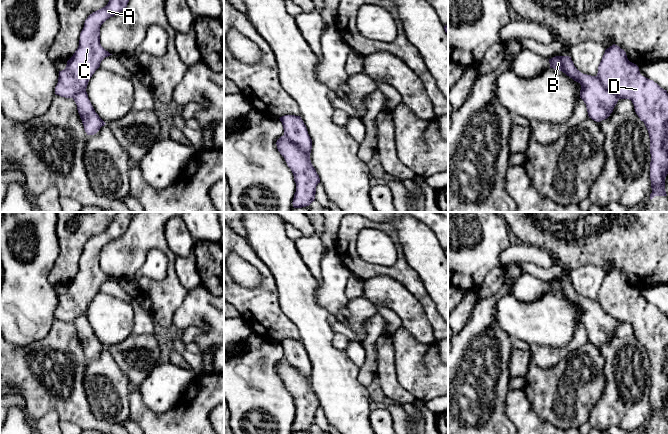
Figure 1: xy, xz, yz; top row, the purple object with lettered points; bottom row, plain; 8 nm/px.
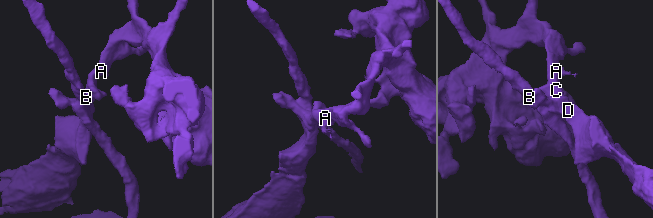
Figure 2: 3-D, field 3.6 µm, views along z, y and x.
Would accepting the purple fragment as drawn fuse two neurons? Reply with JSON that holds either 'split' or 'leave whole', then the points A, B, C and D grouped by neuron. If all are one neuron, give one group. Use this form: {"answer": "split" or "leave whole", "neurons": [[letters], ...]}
{"answer": "split", "neurons": [["A", "C", "D"], ["B"]]}

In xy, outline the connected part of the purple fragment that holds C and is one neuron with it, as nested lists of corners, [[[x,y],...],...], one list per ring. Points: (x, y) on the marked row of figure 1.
[[[109,0],[105,7],[87,17],[77,50],[67,61],[66,68],[59,71],[56,95],[73,98],[80,91],[86,90],[101,61],[112,55],[100,44],[100,27],[107,19],[122,12],[128,2],[129,0]]]

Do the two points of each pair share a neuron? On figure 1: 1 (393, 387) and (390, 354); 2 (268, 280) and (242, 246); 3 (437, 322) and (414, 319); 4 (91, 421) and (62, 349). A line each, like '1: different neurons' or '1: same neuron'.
1: same neuron
2: same neuron
3: different neurons
4: same neuron

